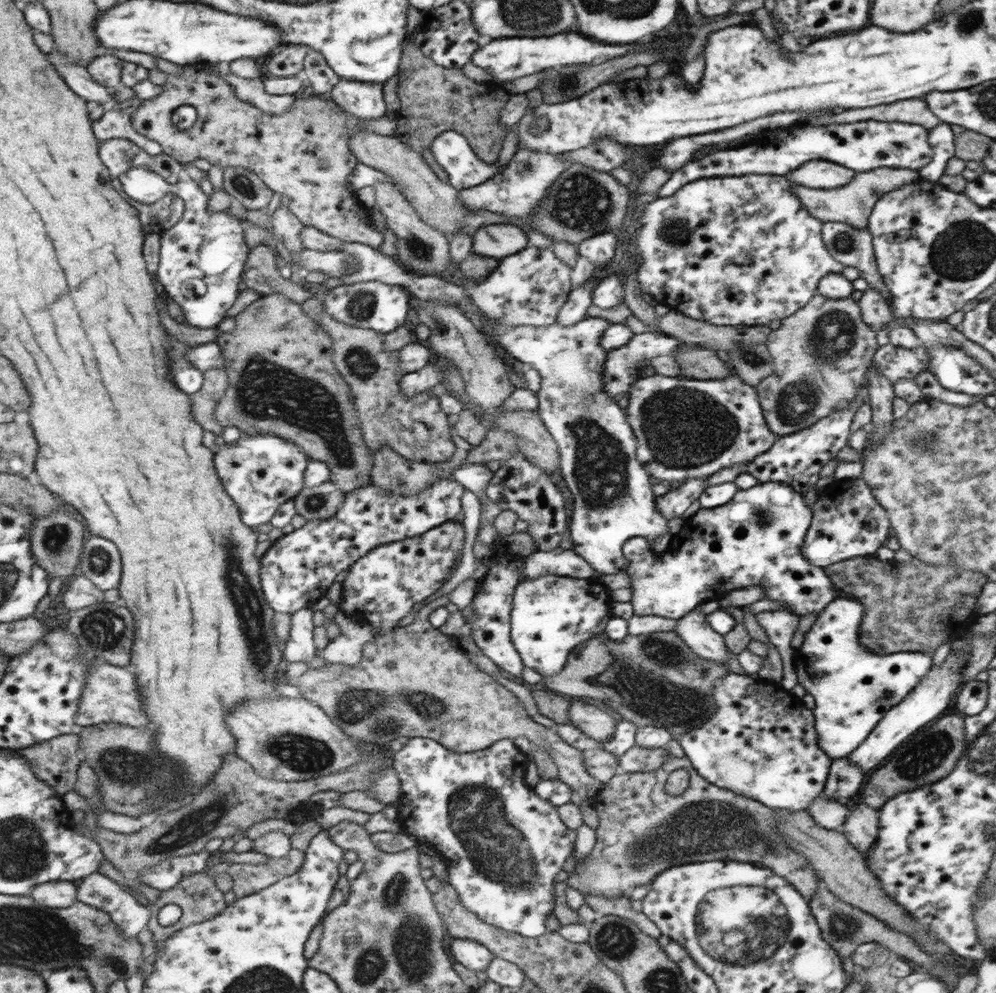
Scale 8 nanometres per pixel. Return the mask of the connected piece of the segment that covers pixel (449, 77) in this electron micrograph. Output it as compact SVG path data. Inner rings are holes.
M405 42L402 47L398 73L396 95L400 100L400 107L394 116L396 119L395 130L391 136L406 144L409 149L421 154L423 161L434 172L437 179L443 183L448 180L441 166L434 160L430 147L433 138L440 132L445 132L445 130L454 130L464 136L472 152L477 152L477 157L481 161L494 163L497 160L501 138L506 136L506 134L503 134L503 130L499 130L499 114L503 110L505 102L508 102L508 92L501 87L501 84L492 81L477 83L466 77L461 68L443 68L429 57L426 57L418 48L415 48L412 42Z

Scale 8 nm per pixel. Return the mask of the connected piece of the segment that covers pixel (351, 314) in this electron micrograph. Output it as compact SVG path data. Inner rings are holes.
M376 280L340 285L324 292L322 301L327 305L326 312L337 322L344 322L344 324L357 328L371 329L383 335L395 331L397 326L401 326L405 322L407 310L409 310L407 291L403 287L381 284Z

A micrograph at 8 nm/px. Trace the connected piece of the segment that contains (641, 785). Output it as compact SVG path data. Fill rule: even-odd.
M669 756L666 761L656 771L620 772L591 798L592 808L598 818L594 830L596 841L586 857L576 860L573 872L569 873L565 880L566 886L578 890L583 896L593 894L616 898L627 895L635 886L649 885L658 874L672 866L705 861L741 860L772 869L777 876L797 888L805 896L805 900L810 899L814 890L821 886L821 880L816 877L806 858L791 850L786 840L776 831L776 820L780 816L776 816L775 809L705 781L685 756ZM679 769L688 773L688 785L681 795L673 796L666 791L666 784L669 776Z

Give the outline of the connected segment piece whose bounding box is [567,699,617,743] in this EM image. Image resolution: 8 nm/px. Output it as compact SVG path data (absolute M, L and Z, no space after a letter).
M569 699L569 702L567 720L571 725L598 743L605 742L611 738L617 722L615 719L594 706L584 704L579 700L575 702Z

